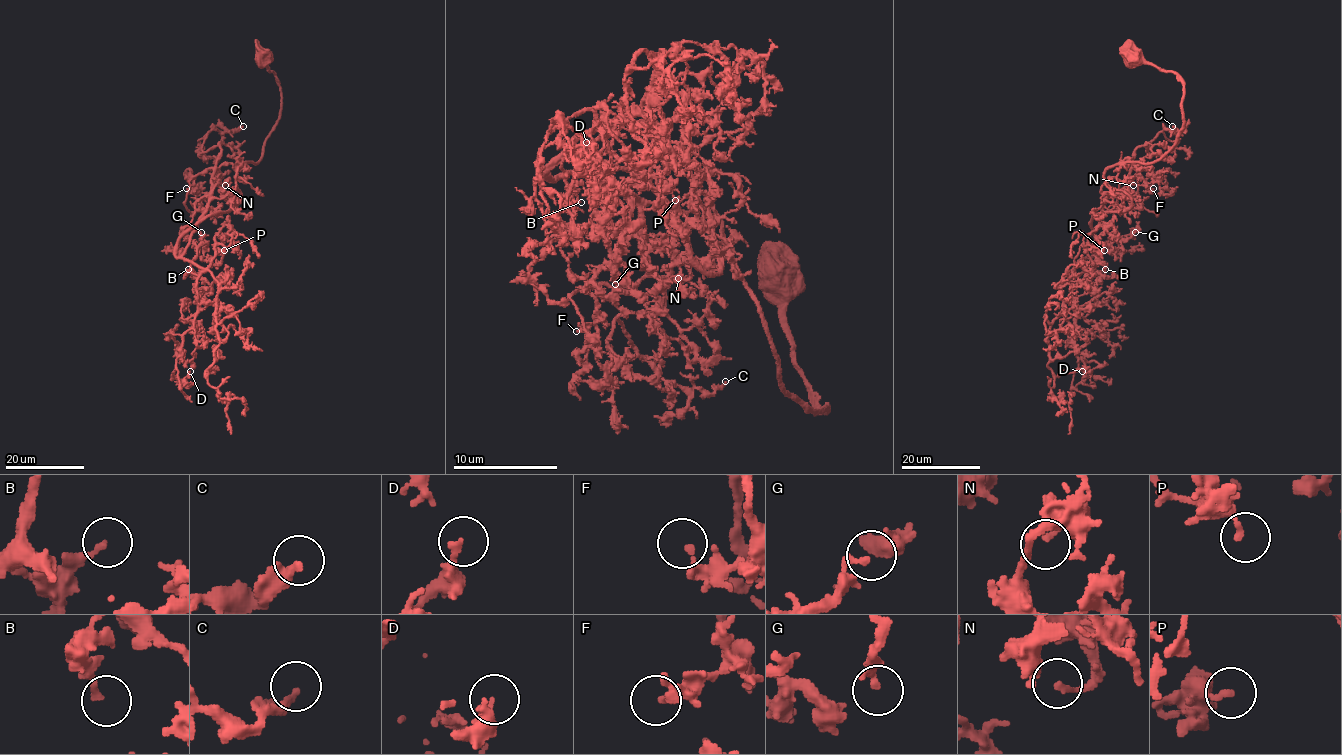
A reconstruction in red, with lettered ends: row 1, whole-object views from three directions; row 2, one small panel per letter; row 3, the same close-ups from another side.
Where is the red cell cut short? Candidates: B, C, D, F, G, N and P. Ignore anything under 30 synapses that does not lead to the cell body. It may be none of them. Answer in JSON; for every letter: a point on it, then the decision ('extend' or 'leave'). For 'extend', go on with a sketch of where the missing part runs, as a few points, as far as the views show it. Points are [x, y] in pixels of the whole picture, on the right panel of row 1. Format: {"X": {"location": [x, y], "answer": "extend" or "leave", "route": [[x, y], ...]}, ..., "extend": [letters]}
{"B": {"location": [1105, 269], "answer": "leave"}, "C": {"location": [1172, 126], "answer": "leave"}, "D": {"location": [1082, 371], "answer": "leave"}, "F": {"location": [1153, 188], "answer": "leave"}, "G": {"location": [1135, 232], "answer": "leave"}, "N": {"location": [1133, 185], "answer": "leave"}, "P": {"location": [1104, 250], "answer": "leave"}, "extend": []}

